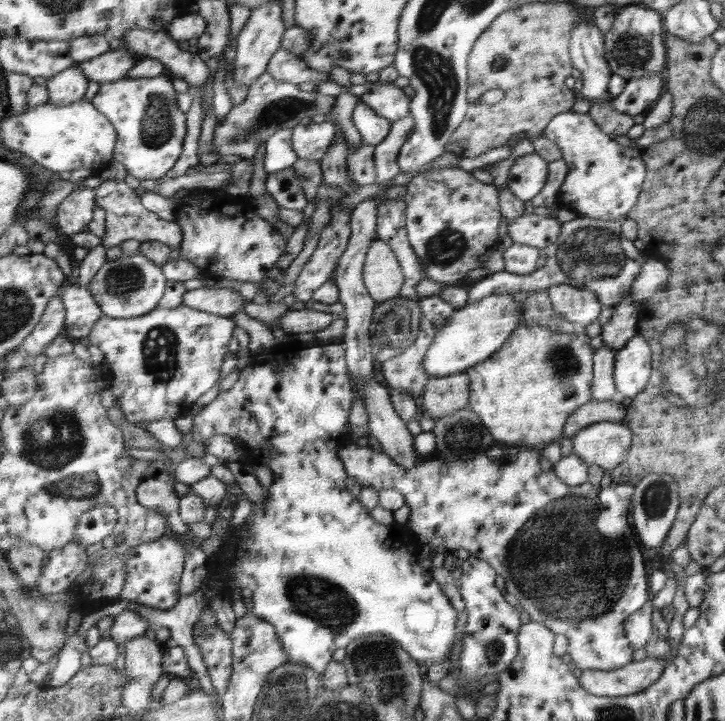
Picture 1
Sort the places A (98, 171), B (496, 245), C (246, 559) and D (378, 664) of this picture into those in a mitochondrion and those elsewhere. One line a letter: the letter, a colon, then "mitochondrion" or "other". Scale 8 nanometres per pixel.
A: other
B: other
C: other
D: mitochondrion

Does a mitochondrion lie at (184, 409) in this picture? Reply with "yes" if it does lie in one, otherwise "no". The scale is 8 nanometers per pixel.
no

